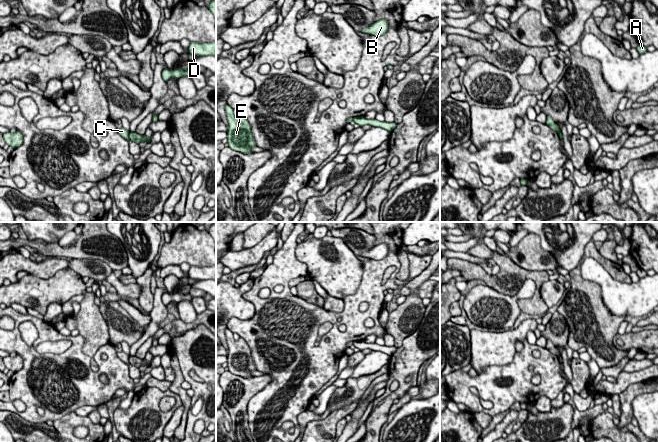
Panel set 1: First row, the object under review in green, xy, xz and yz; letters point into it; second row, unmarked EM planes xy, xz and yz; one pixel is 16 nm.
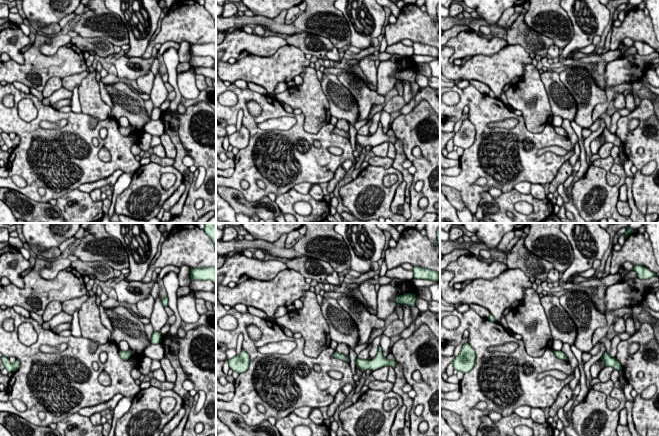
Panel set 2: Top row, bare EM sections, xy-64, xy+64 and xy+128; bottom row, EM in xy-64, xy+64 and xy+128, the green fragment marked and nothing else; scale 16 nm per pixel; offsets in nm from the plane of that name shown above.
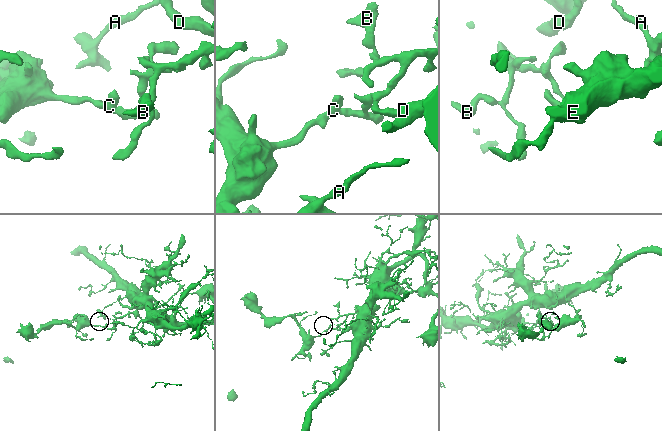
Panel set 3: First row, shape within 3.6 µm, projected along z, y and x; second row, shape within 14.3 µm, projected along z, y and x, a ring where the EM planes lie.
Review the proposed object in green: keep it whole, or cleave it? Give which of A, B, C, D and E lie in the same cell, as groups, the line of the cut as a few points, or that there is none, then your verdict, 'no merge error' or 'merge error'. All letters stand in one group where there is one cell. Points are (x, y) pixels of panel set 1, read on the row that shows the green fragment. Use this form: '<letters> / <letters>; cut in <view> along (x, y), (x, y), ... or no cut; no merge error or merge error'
A B D / C E; cut in xy along (130, 133), (128, 139); merge error

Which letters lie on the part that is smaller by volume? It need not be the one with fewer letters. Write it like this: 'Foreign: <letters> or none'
Foreign: C, E

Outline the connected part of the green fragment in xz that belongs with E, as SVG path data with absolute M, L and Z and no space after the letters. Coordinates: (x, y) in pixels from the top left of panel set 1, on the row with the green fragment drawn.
M227 103L224 109L228 120L227 143L229 147L243 154L254 153L251 148L257 145L247 118L243 114L235 116L233 109Z

